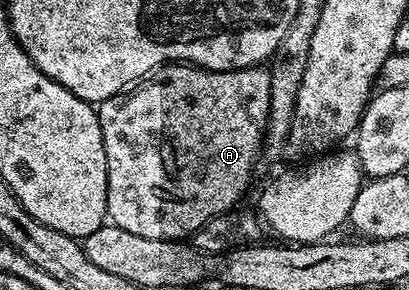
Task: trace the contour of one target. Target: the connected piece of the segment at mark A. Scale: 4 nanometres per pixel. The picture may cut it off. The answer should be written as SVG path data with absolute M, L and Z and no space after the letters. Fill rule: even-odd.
M168 62L156 68L150 76L143 77L134 86L109 97L98 105L101 138L105 142L107 159L107 215L110 223L121 230L129 230L129 234L137 234L141 238L182 241L184 238L194 237L196 230L205 226L205 222L209 222L213 217L230 213L230 208L242 198L243 191L250 186L251 175L255 172L255 163L261 160L261 149L269 114L270 77L270 71L263 66L238 68L232 72L211 72L207 68L196 68L193 64Z

